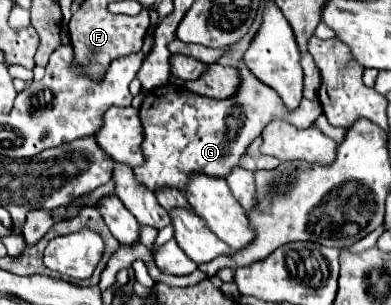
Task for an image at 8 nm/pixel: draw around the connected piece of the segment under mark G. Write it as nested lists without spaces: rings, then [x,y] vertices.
[[[240,63],[238,71],[242,77],[238,95],[224,101],[190,93],[186,91],[186,87],[172,83],[146,93],[140,107],[140,119],[144,125],[142,151],[146,163],[134,169],[138,183],[154,193],[158,191],[158,187],[178,187],[180,191],[184,191],[188,183],[186,177],[190,177],[192,173],[226,179],[226,175],[230,175],[230,171],[238,167],[238,159],[246,153],[246,147],[262,135],[266,123],[270,123],[272,119],[284,119],[296,127],[306,129],[322,115],[320,103],[310,99],[302,99],[298,109],[288,111],[274,89],[260,83],[244,67],[244,63]]]

